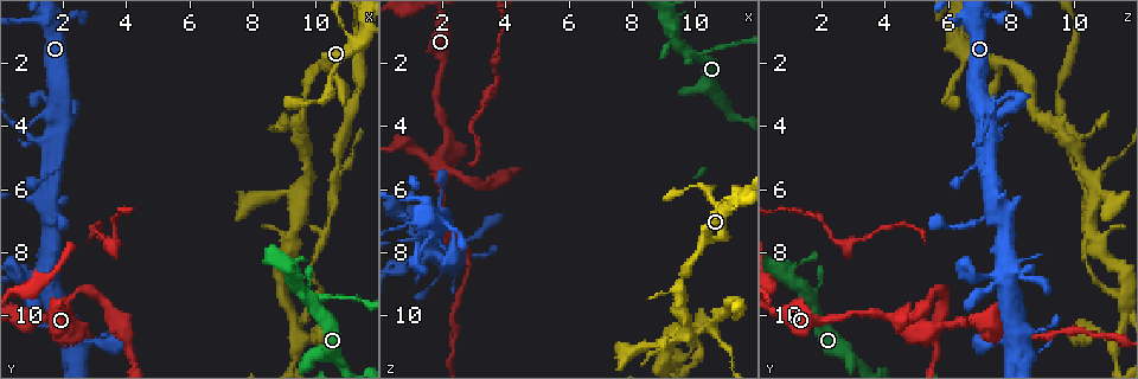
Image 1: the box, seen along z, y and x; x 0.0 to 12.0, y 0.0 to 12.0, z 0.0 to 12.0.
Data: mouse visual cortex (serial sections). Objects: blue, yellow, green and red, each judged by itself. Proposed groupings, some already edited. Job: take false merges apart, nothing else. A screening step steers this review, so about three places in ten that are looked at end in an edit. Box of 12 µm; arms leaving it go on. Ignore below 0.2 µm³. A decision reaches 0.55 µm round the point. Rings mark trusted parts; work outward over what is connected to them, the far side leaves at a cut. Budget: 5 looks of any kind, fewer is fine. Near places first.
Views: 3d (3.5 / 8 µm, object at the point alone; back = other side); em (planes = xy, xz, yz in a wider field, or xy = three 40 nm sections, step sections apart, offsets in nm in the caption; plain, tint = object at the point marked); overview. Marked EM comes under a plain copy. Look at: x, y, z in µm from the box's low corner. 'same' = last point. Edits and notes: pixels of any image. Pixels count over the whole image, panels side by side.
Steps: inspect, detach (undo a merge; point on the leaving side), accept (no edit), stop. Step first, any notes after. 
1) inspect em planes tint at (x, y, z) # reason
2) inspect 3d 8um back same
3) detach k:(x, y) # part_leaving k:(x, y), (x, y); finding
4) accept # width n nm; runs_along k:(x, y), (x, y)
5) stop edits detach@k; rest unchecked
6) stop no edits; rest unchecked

inspect 3d 3.5um at (9.9, 9.7, 1.7) # side arm on a straight run

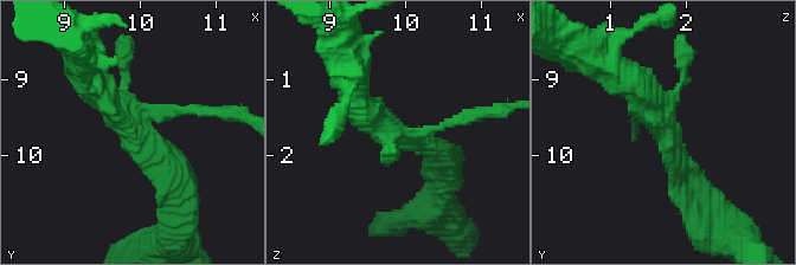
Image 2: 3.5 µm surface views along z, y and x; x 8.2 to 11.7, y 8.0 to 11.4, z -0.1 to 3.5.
inspect em xy step 2 tint at (9.90, 9.70, 1.75)

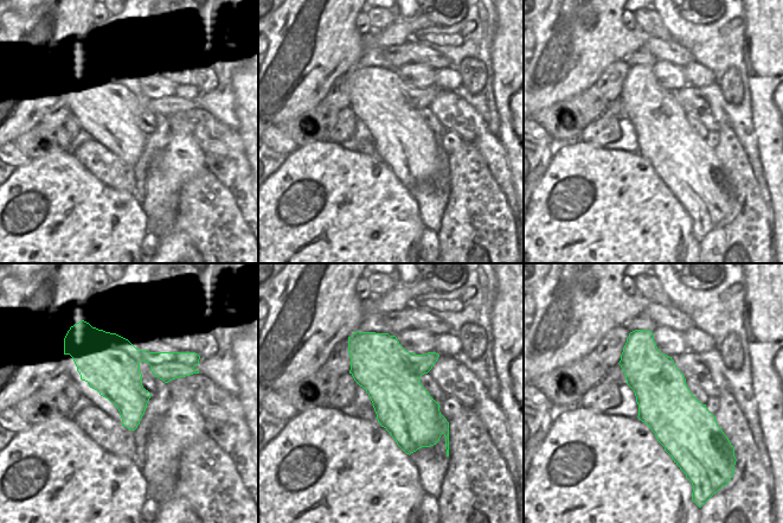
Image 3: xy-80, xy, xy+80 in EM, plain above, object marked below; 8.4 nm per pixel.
accept # continuous, no second cell

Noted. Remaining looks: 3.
inspect 3d 3.5um at (1.1, 4.3, 7.1) # thick turns thin

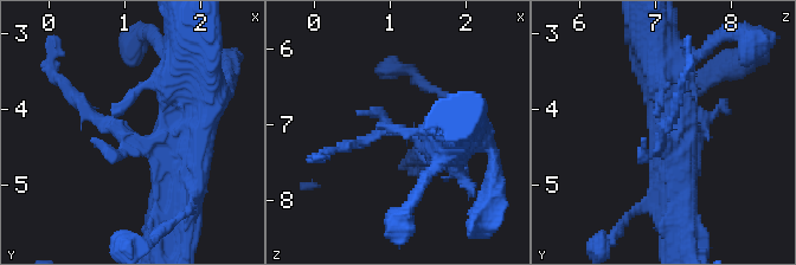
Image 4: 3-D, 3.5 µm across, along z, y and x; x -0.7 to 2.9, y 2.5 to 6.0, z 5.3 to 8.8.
inspect em xy step 2 tint at (1.00, 4.35, 7.10) # shape alone is not enough

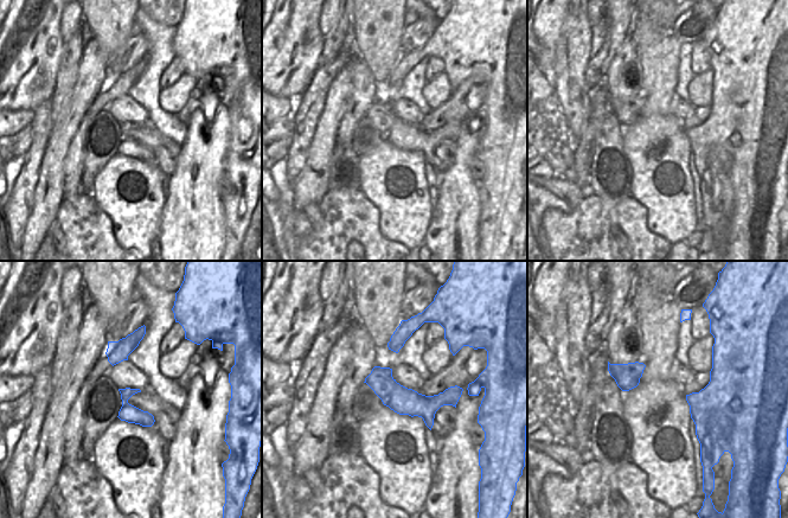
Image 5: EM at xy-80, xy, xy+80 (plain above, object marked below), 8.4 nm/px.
accept # runs_along 4:(188, 121), (134, 142), (65, 88); all the same cell

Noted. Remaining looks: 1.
stop no edits; rest unchecked

